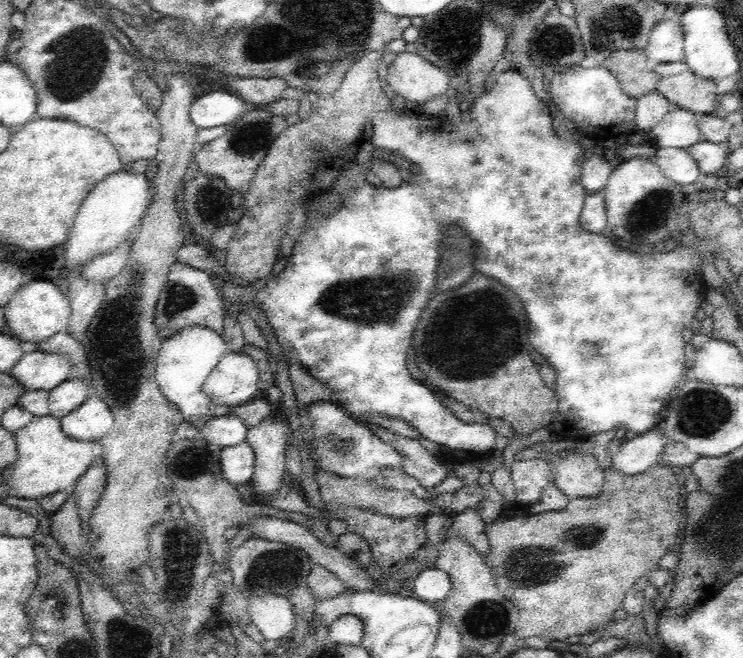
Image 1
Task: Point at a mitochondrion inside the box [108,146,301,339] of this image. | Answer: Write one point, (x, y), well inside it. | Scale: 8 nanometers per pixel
(180, 297)

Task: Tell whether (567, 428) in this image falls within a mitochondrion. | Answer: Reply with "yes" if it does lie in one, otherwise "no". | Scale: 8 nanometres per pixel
no

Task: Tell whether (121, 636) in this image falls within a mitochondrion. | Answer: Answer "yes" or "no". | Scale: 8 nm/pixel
yes

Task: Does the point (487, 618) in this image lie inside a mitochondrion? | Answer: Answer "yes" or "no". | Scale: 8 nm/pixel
yes

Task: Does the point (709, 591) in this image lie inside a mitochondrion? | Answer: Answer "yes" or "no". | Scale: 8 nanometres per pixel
no

